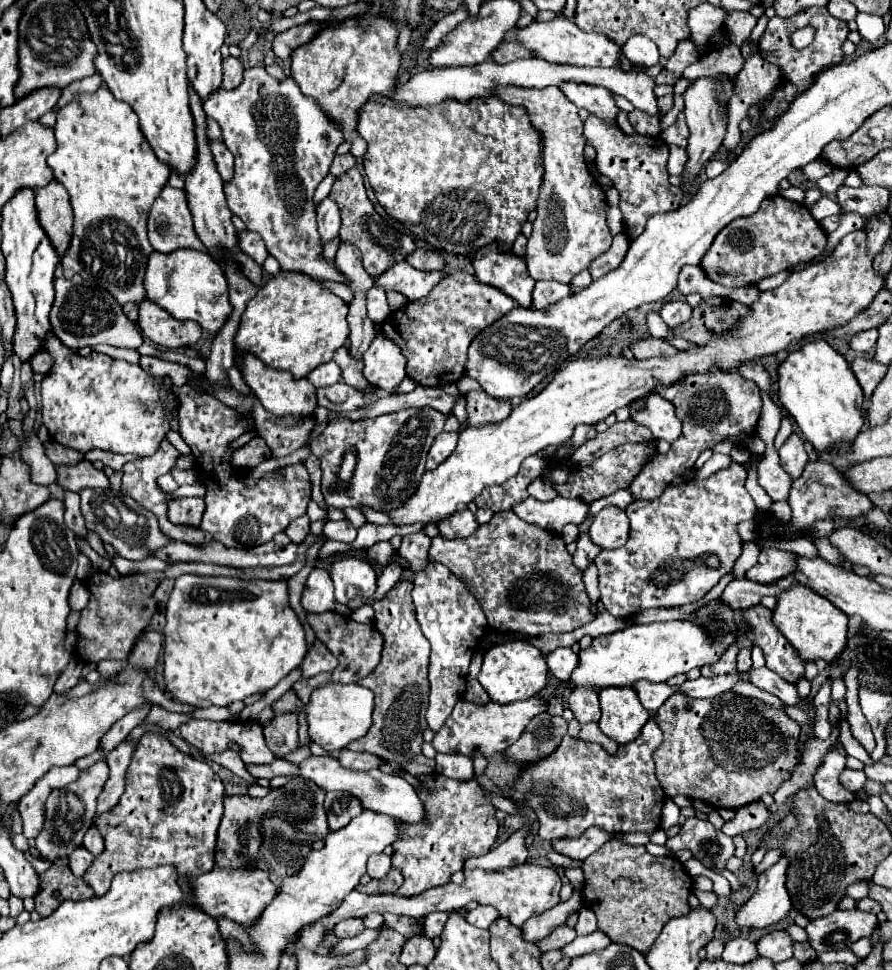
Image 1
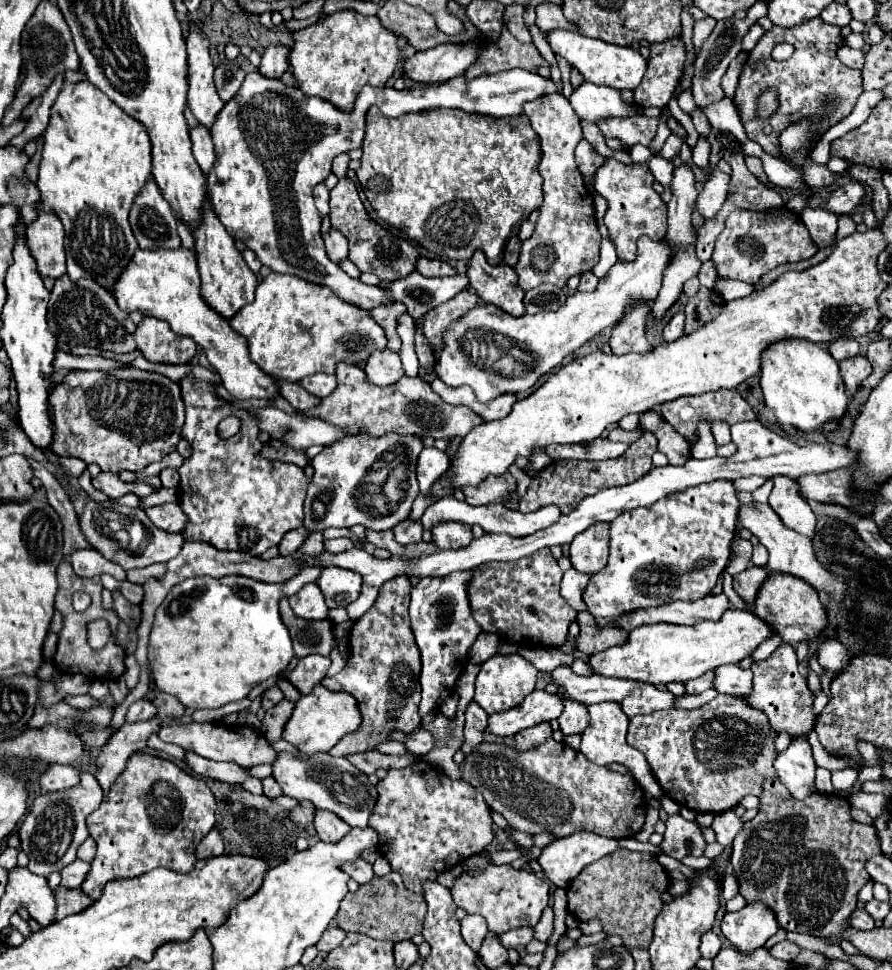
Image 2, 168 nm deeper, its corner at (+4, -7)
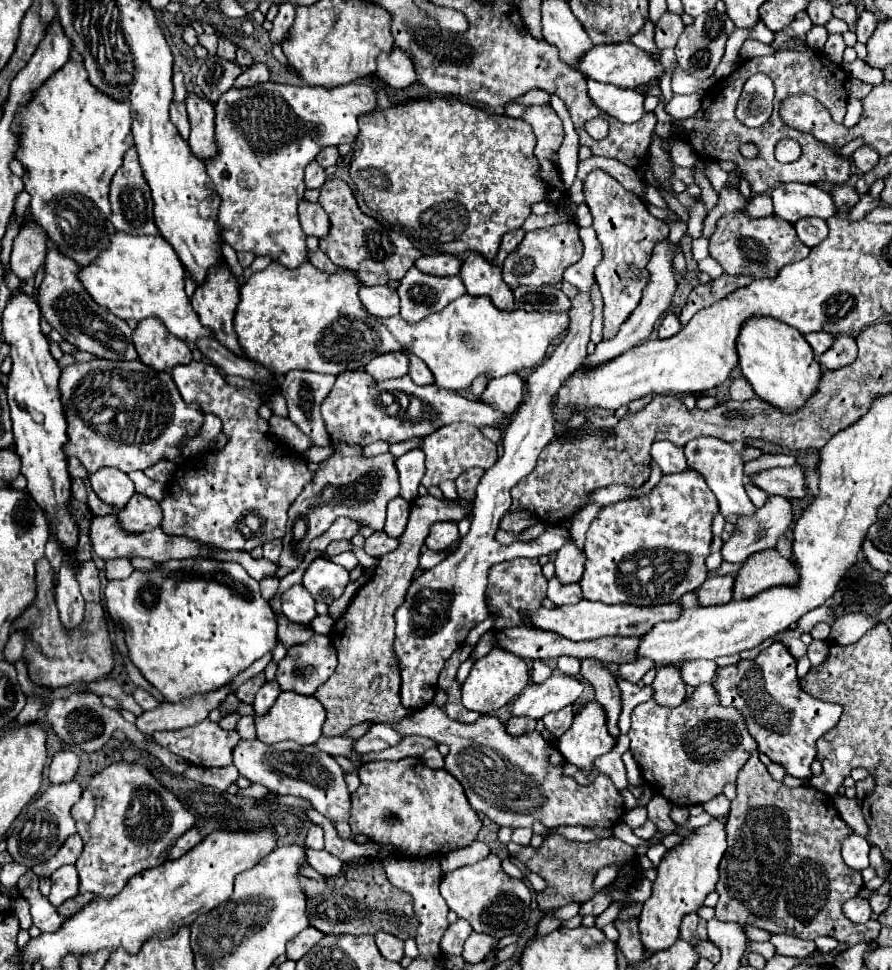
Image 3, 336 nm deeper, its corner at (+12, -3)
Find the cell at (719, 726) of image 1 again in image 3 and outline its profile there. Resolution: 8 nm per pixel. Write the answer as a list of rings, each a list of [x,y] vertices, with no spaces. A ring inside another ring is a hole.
[[[699,684],[693,696],[685,698],[677,708],[665,708],[653,700],[639,704],[631,712],[631,752],[637,760],[643,780],[659,794],[667,796],[673,806],[695,806],[721,794],[727,782],[735,782],[737,772],[743,768],[753,750],[757,750],[753,736],[747,732],[743,716],[735,708],[719,706],[719,698],[711,684]]]

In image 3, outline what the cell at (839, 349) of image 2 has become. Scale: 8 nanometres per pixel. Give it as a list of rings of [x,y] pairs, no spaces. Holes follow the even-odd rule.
[[[811,332],[805,336],[805,340],[809,342],[809,346],[813,348],[815,356],[821,356],[825,350],[831,348],[831,342],[833,342],[833,336],[827,334],[827,332]]]

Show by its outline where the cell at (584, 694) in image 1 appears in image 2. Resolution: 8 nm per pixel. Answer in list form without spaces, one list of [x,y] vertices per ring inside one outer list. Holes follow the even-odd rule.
[[[565,700],[565,710],[559,716],[559,724],[563,734],[581,734],[587,724],[589,724],[589,716],[587,716],[587,706],[575,702],[575,700]]]

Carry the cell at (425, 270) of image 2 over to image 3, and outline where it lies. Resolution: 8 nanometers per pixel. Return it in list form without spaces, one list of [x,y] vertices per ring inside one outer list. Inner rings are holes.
[[[435,254],[435,256],[421,256],[415,266],[431,276],[455,276],[461,270],[461,260],[451,254]]]

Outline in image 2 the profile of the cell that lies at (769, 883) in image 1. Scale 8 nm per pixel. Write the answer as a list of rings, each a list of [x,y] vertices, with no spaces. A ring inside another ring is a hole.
[[[755,902],[737,912],[727,912],[721,930],[739,952],[753,952],[779,930],[779,922],[767,906]]]

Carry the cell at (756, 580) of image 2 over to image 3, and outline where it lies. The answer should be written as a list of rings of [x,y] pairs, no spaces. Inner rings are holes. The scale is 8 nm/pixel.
[[[711,576],[697,590],[699,606],[727,604],[733,598],[733,576]]]

